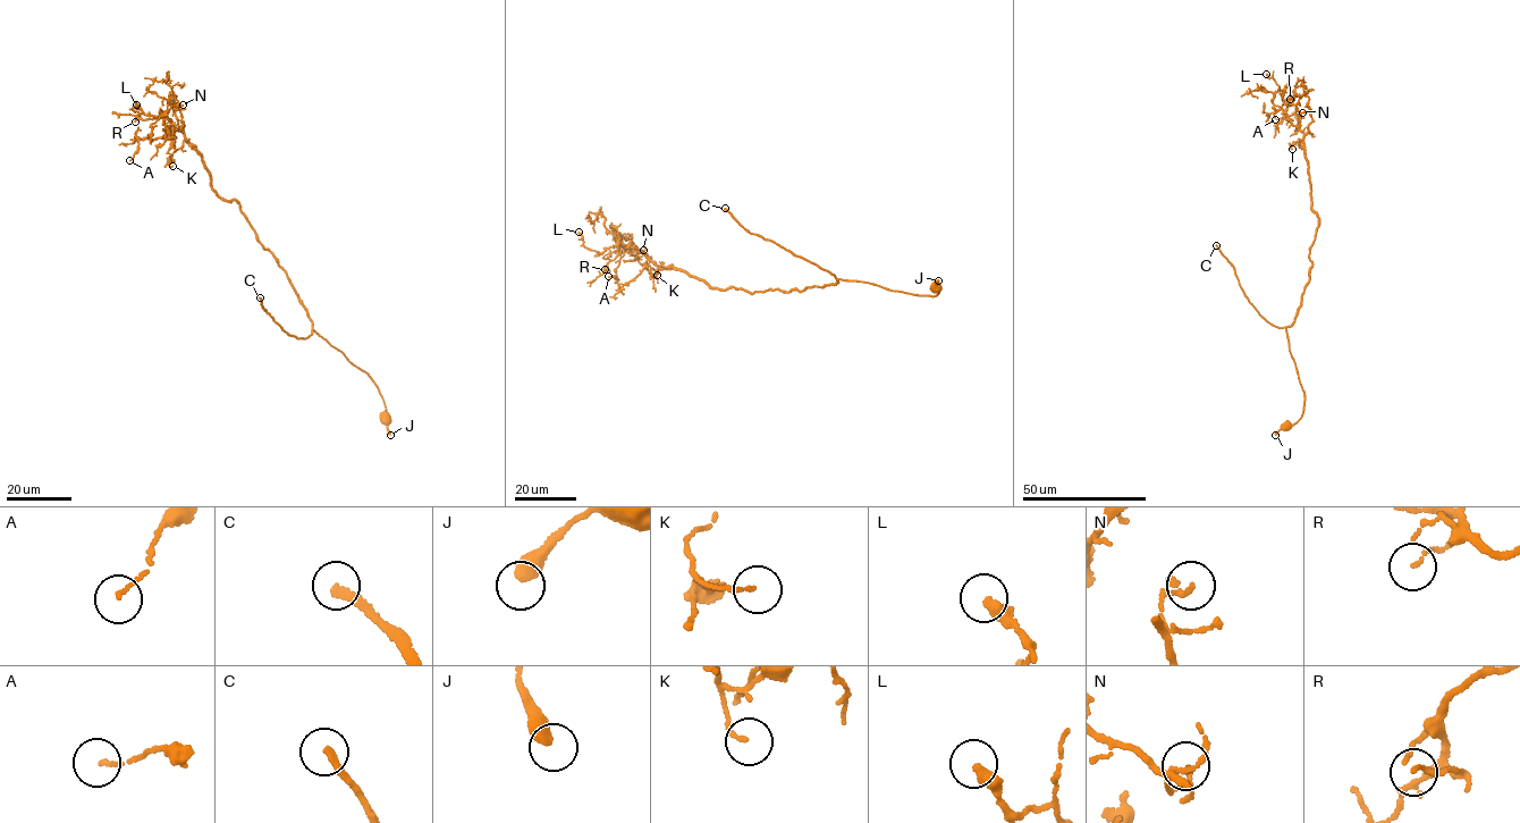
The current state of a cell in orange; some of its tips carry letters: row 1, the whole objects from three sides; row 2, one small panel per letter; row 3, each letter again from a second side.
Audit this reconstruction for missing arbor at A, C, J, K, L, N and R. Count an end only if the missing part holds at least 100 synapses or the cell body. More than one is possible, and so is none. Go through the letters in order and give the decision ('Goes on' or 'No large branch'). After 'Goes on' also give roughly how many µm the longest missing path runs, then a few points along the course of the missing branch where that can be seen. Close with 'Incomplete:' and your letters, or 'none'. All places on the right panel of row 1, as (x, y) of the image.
A: No large branch
C: Goes on. Missing length about 150 µm. Course of what is missing: (1216, 245), (1183, 177), (1182, 144), (1221, 149), (1221, 144), (1231, 139), (1244, 148), (1252, 145), (1226, 158)
J: No large branch
K: No large branch
L: No large branch
N: No large branch
R: No large branch
Incomplete: C

